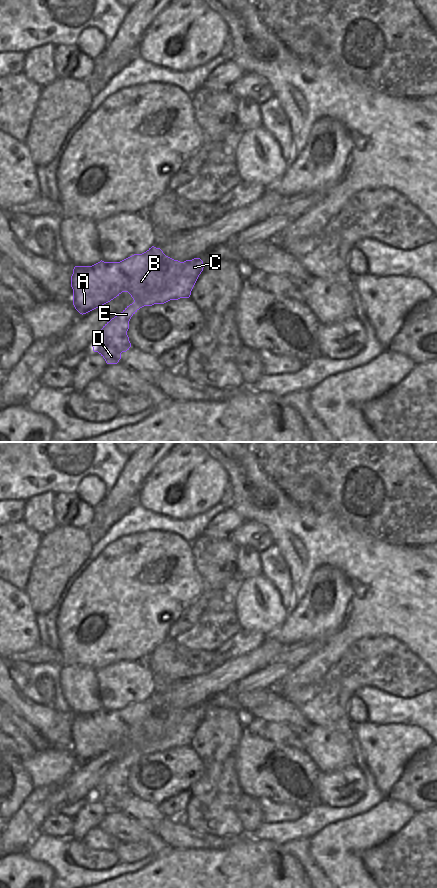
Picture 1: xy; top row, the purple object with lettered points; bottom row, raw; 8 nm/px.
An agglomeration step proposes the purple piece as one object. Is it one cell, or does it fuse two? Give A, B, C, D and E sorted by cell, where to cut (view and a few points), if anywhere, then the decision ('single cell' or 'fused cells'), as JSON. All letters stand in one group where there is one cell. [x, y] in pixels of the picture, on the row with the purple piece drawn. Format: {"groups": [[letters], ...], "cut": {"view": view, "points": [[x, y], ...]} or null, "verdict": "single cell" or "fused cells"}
{"groups": [["A", "B", "C", "D", "E"]], "cut": null, "verdict": "single cell"}

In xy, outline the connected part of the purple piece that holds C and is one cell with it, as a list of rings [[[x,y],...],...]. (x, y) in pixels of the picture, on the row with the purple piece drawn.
[[[154,246],[142,254],[134,254],[120,262],[101,260],[92,266],[75,266],[71,276],[71,287],[73,305],[80,314],[86,314],[110,302],[122,292],[128,292],[134,300],[103,326],[93,343],[93,351],[98,352],[107,364],[117,364],[121,359],[121,353],[131,347],[127,335],[131,317],[144,306],[189,298],[203,268],[200,258],[180,262],[166,256],[160,248]]]

